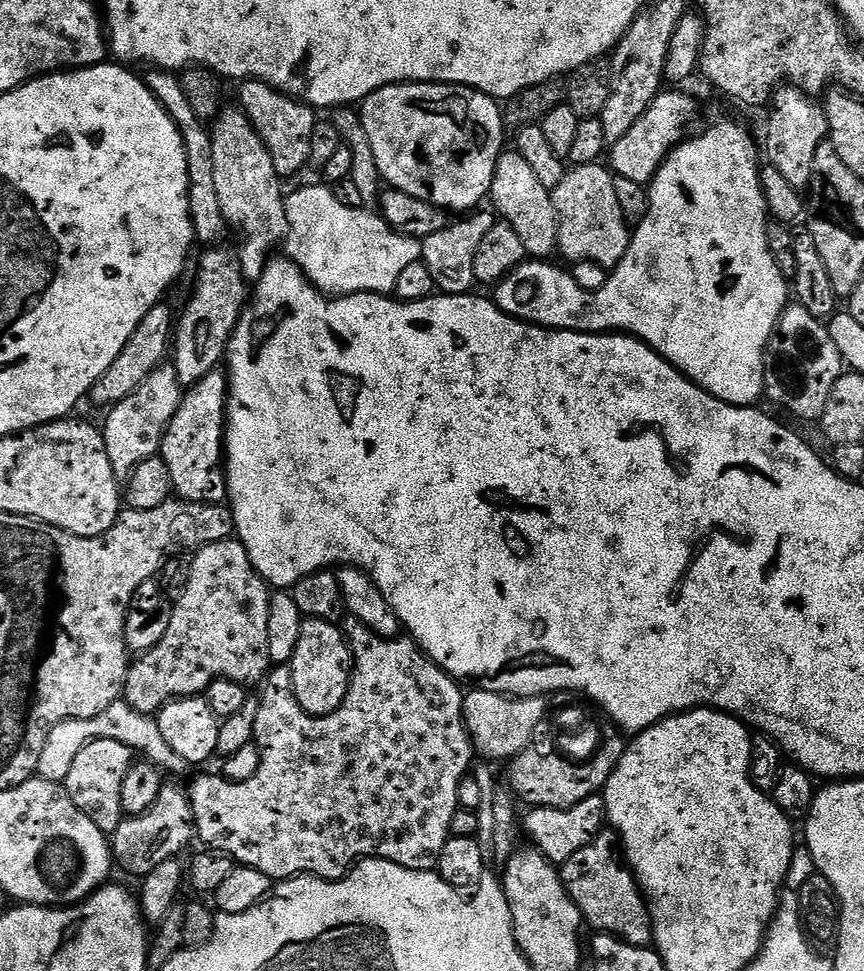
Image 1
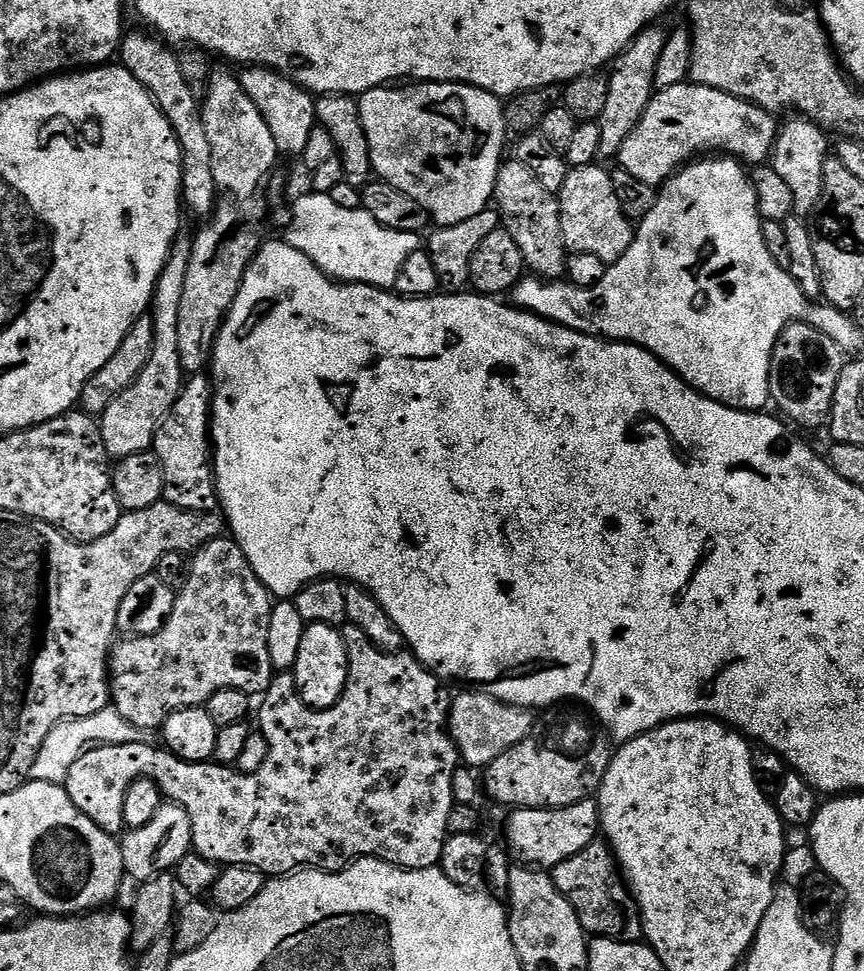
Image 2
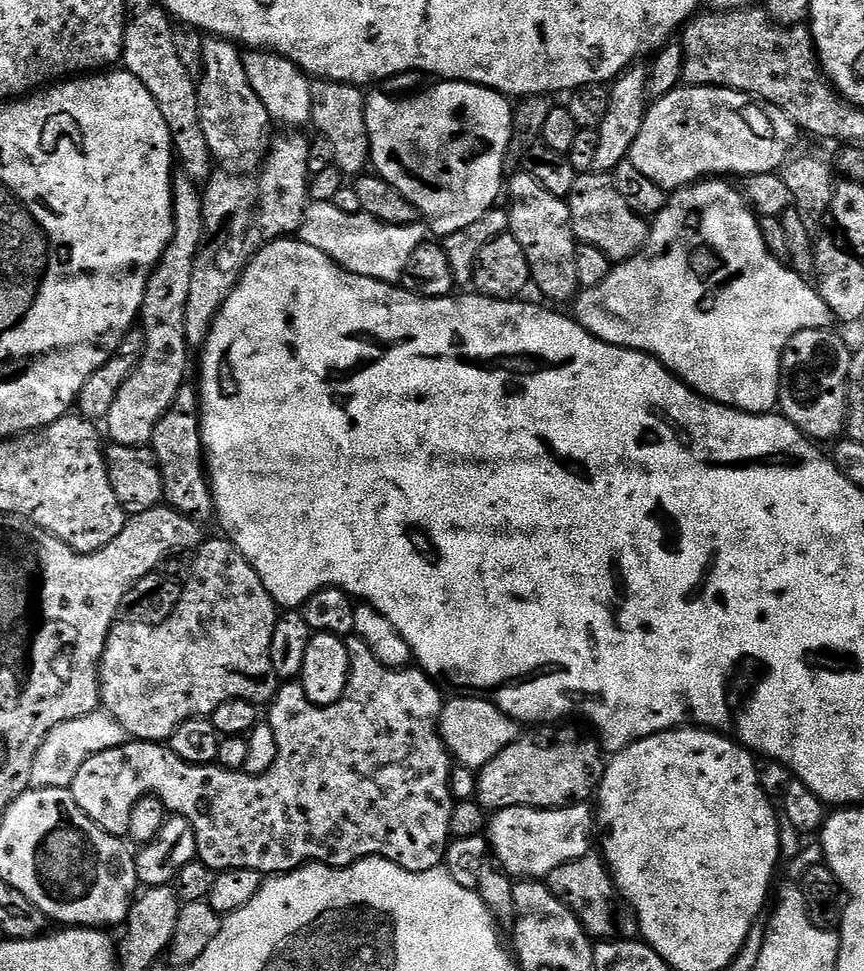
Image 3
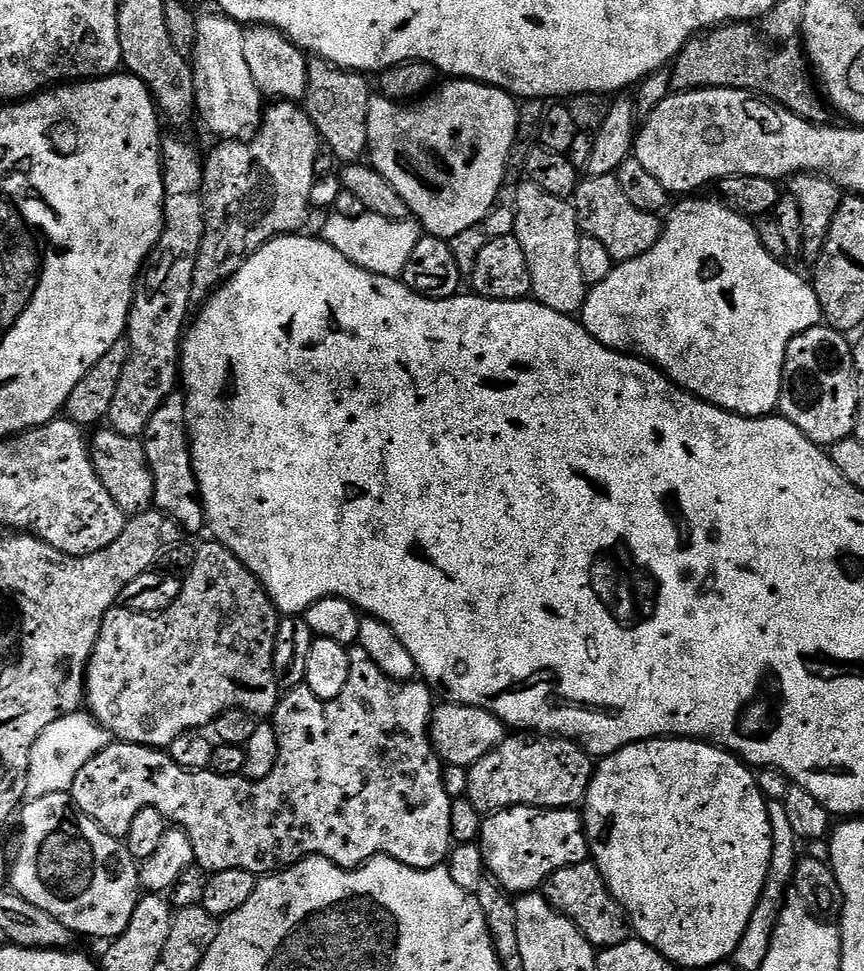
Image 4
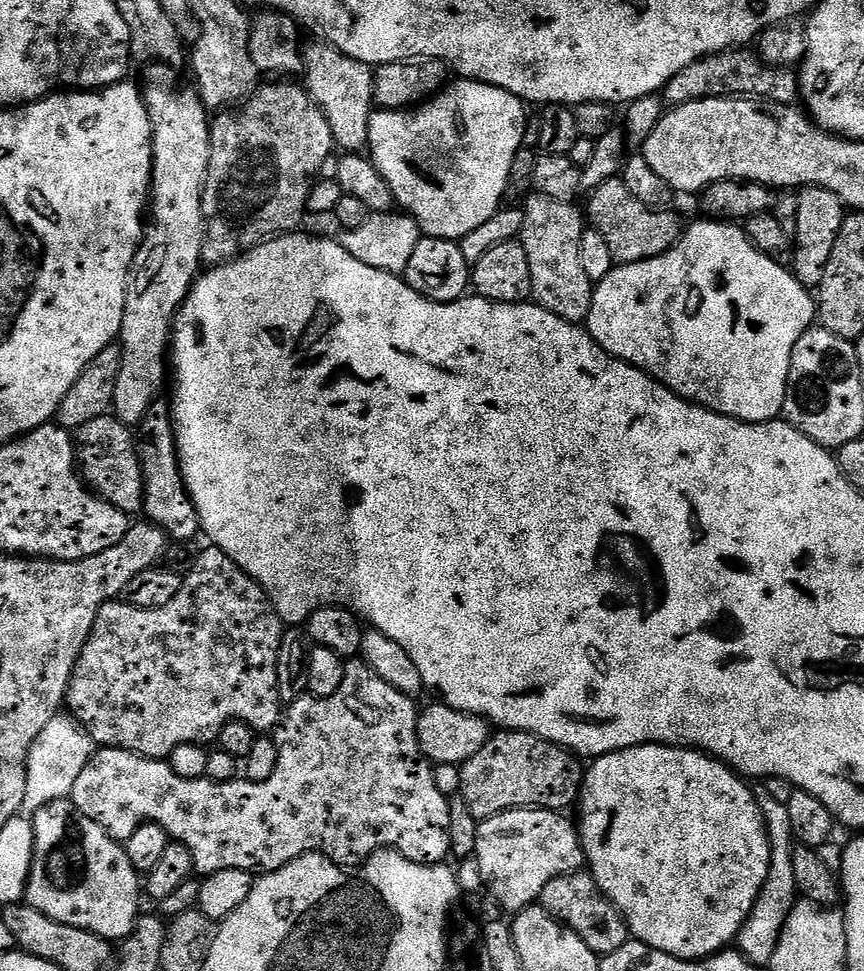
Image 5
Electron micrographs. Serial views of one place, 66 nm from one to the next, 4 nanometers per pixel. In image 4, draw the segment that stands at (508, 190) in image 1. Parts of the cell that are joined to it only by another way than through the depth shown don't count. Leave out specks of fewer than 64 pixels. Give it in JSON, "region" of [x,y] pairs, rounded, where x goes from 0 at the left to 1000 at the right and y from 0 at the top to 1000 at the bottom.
{"region":[[[606,187],[596,195],[596,243],[609,261],[616,287],[615,304],[627,315],[646,319],[646,323],[666,326],[675,322],[683,295],[669,272],[669,257],[674,240],[667,215],[652,202],[632,200],[627,192]]]}

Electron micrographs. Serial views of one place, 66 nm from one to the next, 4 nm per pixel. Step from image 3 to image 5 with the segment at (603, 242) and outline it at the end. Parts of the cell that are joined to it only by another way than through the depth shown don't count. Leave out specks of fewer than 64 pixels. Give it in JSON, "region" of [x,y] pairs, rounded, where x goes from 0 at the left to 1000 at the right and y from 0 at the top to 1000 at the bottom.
{"region":[[[721,184],[697,187],[697,192],[689,194],[679,205],[679,230],[697,241],[714,273],[762,266],[787,247],[789,230],[778,216],[750,214],[738,208],[738,204],[725,196]]]}

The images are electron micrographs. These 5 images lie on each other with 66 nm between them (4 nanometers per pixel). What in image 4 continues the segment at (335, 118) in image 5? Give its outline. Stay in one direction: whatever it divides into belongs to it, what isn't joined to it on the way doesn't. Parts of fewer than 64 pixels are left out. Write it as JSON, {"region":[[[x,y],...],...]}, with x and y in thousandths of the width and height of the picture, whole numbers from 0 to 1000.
{"region":[[[369,60],[356,64],[356,92],[351,106],[373,147],[382,150],[395,170],[420,166],[426,156],[426,114],[433,98],[426,82],[425,77],[403,74]]]}

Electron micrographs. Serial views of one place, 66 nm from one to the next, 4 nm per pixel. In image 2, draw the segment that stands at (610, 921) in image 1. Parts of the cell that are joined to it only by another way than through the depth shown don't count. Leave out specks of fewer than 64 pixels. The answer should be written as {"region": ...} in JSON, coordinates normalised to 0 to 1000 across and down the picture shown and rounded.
{"region":[[[686,865],[683,871],[678,871],[678,875],[669,875],[664,884],[655,884],[655,888],[638,895],[637,901],[650,925],[664,933],[664,941],[669,941],[669,950],[674,950],[682,965],[719,968],[726,972],[745,968],[741,937],[722,908],[718,892],[713,889],[713,881],[703,865]]]}

